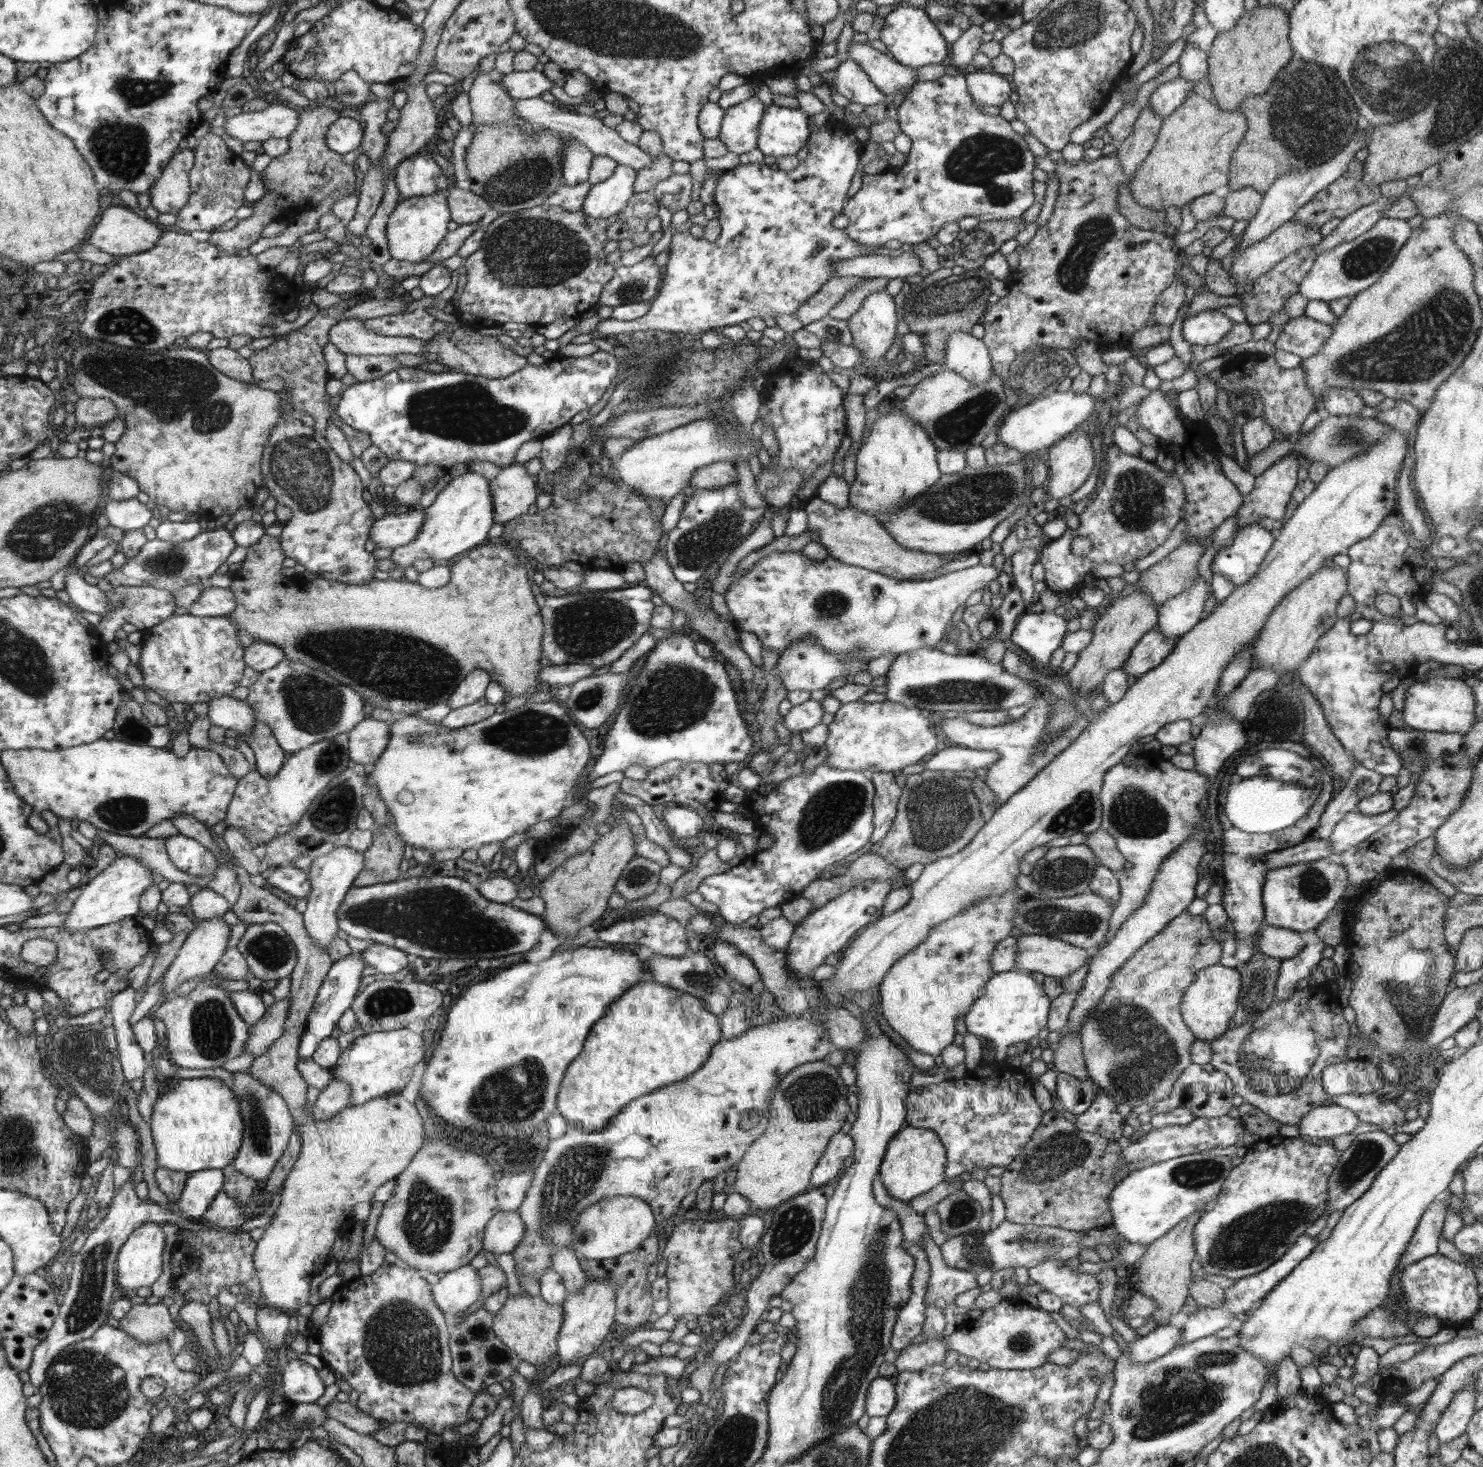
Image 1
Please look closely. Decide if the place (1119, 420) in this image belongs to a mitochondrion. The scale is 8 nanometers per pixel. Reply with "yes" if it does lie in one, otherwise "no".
no

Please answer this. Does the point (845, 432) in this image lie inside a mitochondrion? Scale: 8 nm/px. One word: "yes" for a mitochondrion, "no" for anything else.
no

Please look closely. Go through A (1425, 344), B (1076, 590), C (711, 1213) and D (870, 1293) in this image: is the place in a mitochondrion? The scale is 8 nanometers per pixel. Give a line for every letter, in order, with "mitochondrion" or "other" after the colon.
A: mitochondrion
B: other
C: other
D: mitochondrion

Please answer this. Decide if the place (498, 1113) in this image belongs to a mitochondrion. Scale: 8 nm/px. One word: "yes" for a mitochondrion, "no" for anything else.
yes

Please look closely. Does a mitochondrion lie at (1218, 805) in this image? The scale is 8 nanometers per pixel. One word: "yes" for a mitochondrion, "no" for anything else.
no

